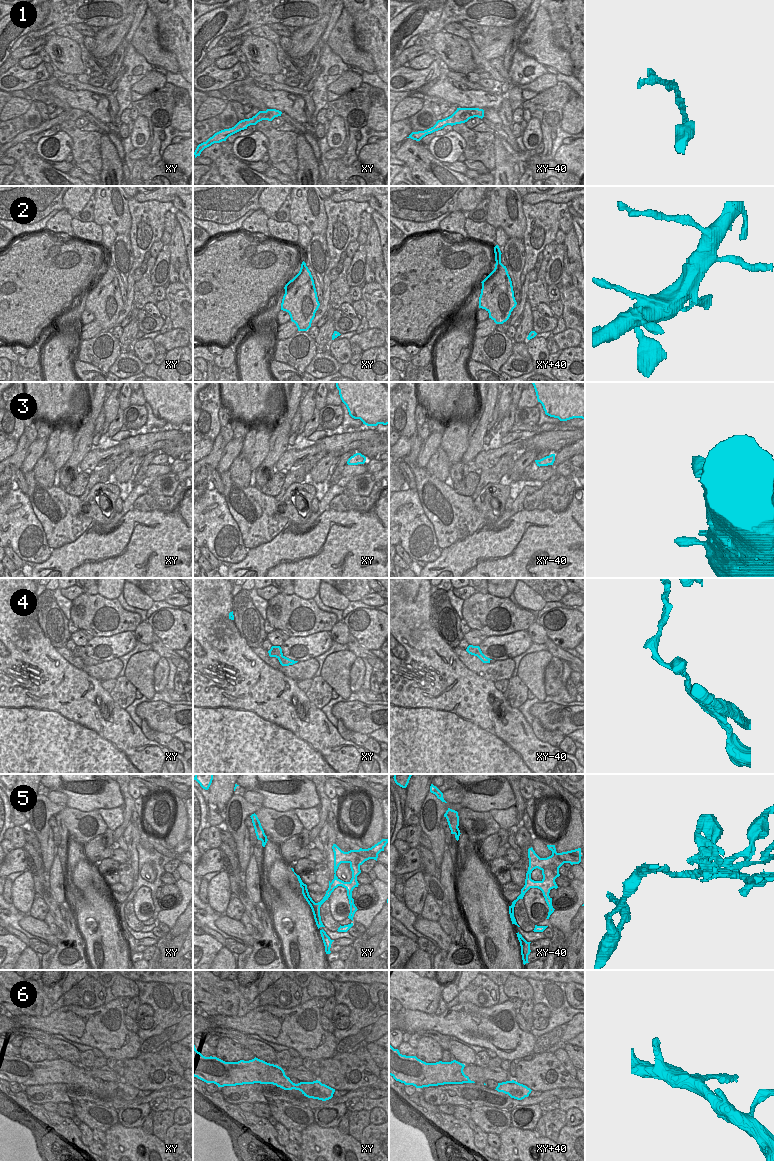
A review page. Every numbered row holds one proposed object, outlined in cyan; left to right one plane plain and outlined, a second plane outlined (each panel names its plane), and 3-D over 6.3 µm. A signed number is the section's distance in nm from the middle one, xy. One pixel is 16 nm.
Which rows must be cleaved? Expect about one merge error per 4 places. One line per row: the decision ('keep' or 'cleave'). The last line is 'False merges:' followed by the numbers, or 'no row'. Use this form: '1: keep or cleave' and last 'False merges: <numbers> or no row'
1: keep
2: keep
3: keep
4: keep
5: cleave
6: keep
False merges: 5

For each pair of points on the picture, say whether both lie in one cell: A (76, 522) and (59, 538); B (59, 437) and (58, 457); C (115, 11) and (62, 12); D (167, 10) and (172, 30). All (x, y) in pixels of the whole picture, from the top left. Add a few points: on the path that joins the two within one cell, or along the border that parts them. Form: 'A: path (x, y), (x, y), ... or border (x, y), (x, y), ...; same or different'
A: path (72, 526), (63, 535); same
B: path (59, 442), (59, 452); same
C: path (102, 11), (75, 12); same
D: path (172, 15), (172, 25); same

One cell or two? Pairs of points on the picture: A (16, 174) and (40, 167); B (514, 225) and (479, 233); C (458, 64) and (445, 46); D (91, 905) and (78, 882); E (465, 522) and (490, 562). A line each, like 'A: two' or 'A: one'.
A: two
B: two
C: one
D: one
E: two

